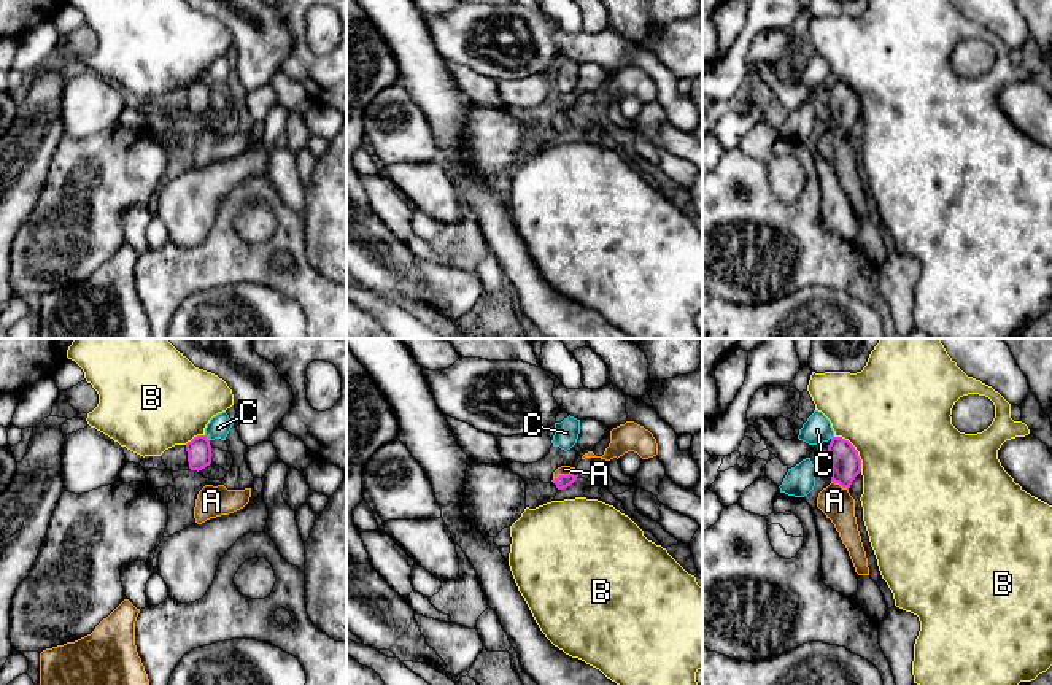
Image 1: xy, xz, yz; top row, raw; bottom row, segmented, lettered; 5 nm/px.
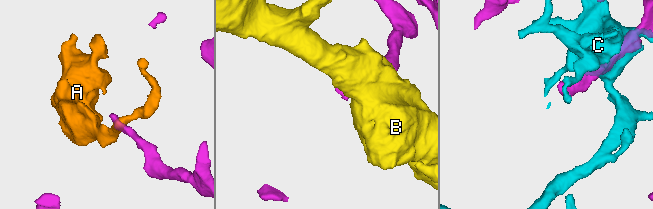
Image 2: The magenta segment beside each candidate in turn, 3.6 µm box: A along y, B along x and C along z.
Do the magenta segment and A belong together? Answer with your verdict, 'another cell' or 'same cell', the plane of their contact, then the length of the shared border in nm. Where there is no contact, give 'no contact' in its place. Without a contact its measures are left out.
same cell; contact in xz; length 120 nm

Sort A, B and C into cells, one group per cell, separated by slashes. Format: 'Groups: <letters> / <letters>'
Groups: A / B / C

